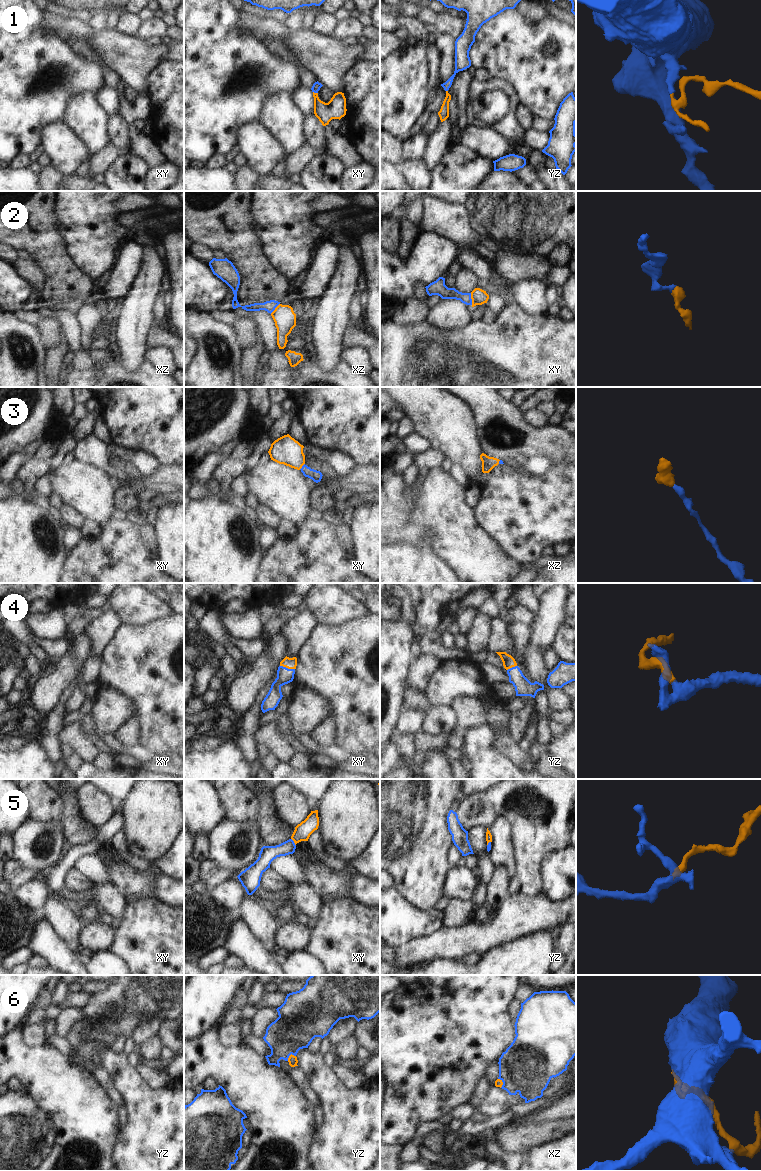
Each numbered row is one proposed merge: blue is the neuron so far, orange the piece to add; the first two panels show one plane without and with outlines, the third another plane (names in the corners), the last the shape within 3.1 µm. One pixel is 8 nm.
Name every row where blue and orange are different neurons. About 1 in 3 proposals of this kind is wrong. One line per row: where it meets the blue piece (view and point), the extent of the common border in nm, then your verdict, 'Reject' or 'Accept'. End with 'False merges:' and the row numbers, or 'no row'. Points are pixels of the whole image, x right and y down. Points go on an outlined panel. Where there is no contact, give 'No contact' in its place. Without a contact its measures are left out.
1: Touches blue at xy (315, 92). Shared border 40 nm. Accept
2: Touches blue at xy (471, 299). Shared border 100 nm. Reject
3: Touches blue at xy (302, 466). Shared border 70 nm. Accept
4: Touches blue at xy (287, 668). Shared border 120 nm. Accept
5: Touches blue at xy (293, 842). Shared border 70 nm. Accept
6: Touches blue at yz (290, 1054). Shared border 80 nm. Reject
False merges: 2, 6

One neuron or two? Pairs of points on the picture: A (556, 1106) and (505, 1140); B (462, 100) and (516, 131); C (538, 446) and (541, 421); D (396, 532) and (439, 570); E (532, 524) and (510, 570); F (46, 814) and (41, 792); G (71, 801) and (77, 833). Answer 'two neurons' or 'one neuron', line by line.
A: two neurons
B: two neurons
C: two neurons
D: two neurons
E: two neurons
F: one neuron
G: one neuron

